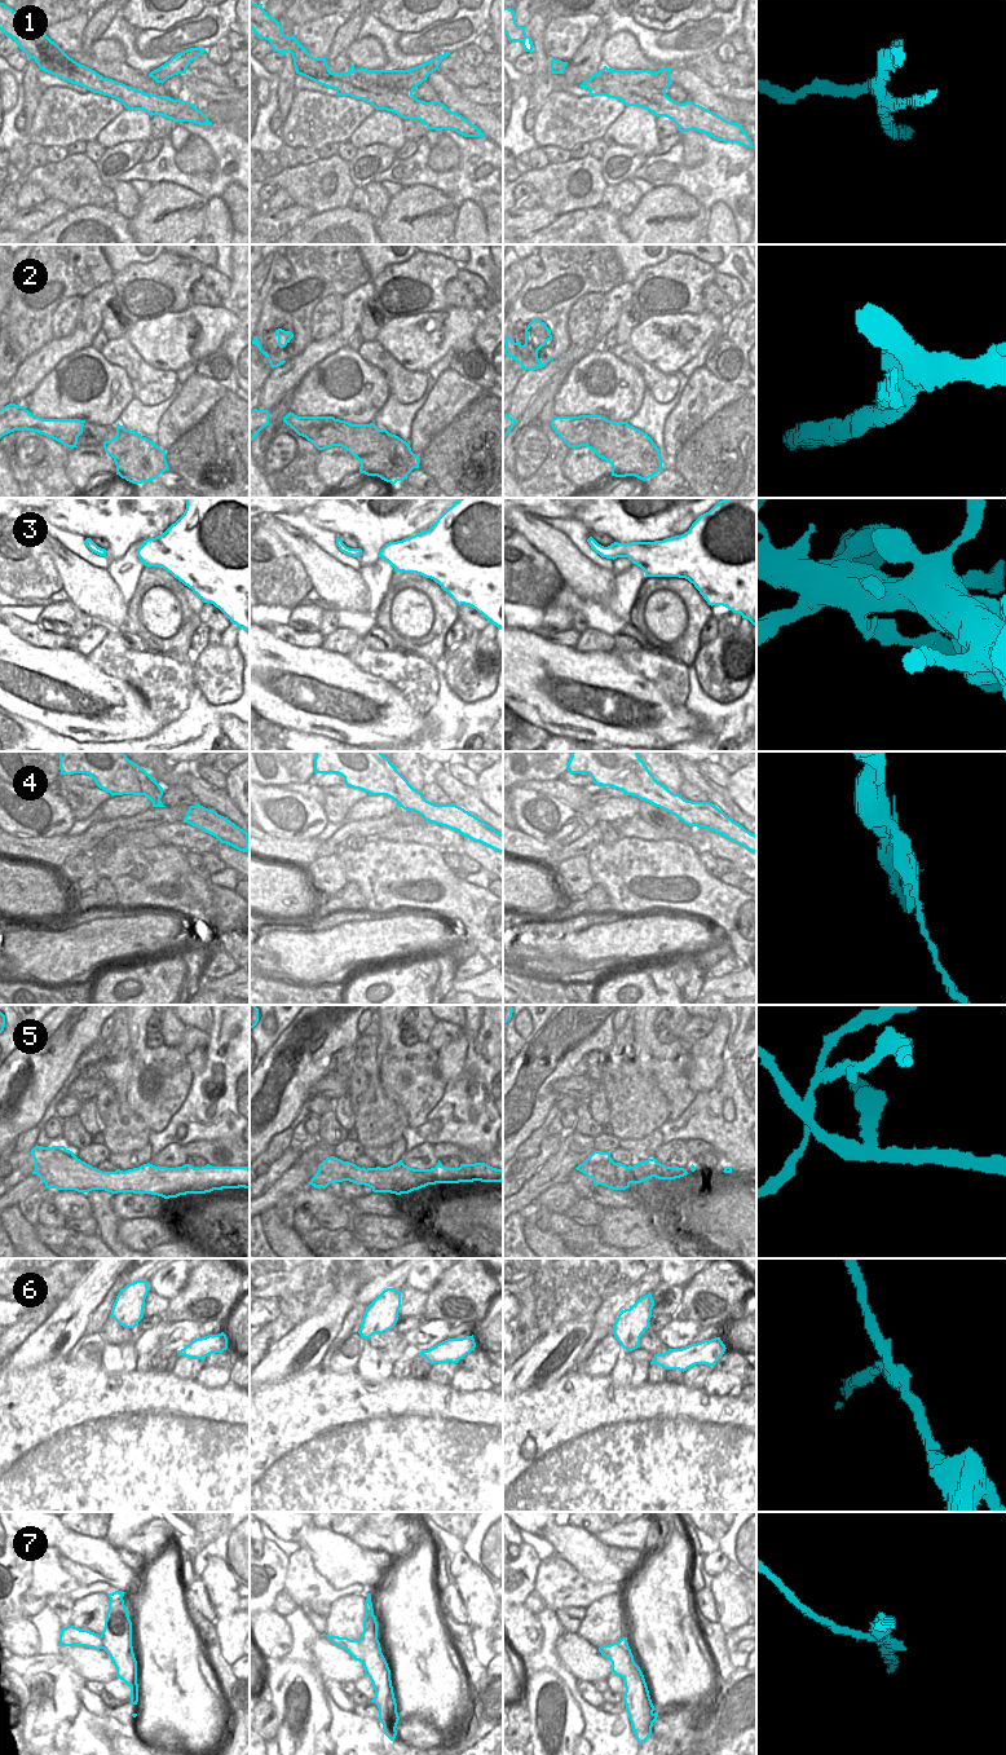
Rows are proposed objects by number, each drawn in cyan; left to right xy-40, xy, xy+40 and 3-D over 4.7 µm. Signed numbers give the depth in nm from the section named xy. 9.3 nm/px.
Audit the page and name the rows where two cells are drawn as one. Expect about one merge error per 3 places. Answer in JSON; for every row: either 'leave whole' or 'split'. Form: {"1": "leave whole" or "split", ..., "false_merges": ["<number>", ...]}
{"1": "split", "2": "split", "3": "leave whole", "4": "leave whole", "5": "split", "6": "split", "7": "split", "false_merges": ["1", "2", "5", "6", "7"]}

